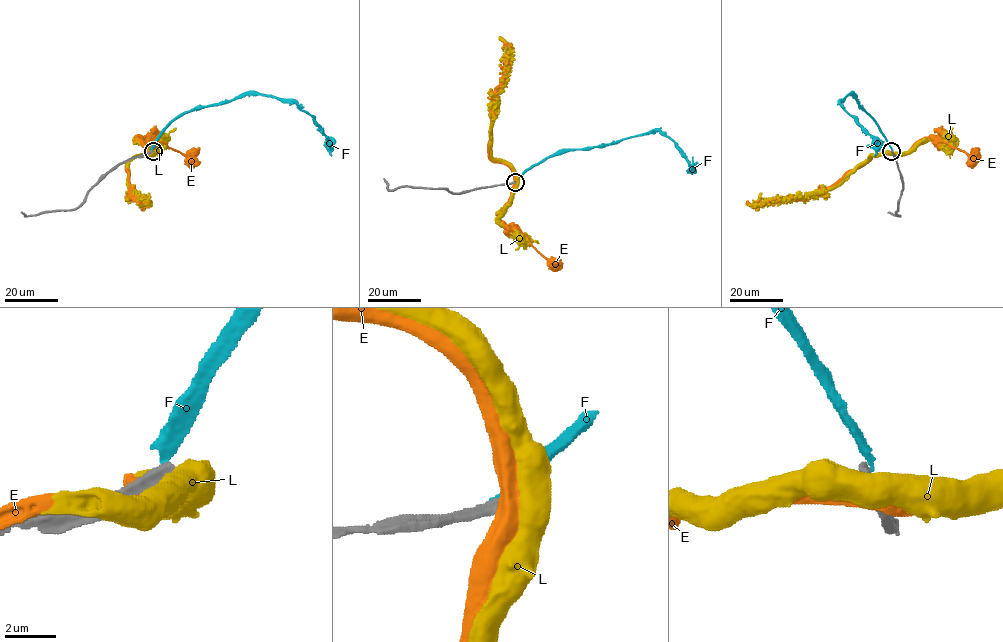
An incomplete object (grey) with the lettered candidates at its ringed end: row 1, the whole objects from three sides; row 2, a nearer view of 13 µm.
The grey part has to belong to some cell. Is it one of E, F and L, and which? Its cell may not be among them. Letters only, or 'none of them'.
none of them

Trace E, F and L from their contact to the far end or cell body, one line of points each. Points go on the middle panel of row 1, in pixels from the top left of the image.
E: (514, 182), (511, 170), (494, 162), (488, 154), (492, 103), (503, 75), (506, 57), (506, 43), (500, 37)
F: (514, 182), (547, 157), (659, 130), (694, 165)
L: (515, 182), (514, 171), (492, 155), (491, 126), (496, 97), (506, 75), (510, 55), (508, 45), (499, 36)

